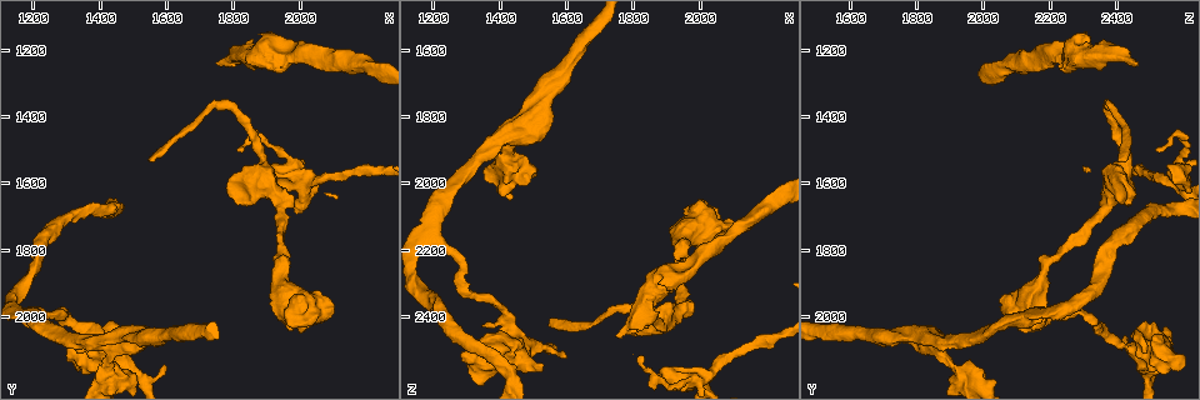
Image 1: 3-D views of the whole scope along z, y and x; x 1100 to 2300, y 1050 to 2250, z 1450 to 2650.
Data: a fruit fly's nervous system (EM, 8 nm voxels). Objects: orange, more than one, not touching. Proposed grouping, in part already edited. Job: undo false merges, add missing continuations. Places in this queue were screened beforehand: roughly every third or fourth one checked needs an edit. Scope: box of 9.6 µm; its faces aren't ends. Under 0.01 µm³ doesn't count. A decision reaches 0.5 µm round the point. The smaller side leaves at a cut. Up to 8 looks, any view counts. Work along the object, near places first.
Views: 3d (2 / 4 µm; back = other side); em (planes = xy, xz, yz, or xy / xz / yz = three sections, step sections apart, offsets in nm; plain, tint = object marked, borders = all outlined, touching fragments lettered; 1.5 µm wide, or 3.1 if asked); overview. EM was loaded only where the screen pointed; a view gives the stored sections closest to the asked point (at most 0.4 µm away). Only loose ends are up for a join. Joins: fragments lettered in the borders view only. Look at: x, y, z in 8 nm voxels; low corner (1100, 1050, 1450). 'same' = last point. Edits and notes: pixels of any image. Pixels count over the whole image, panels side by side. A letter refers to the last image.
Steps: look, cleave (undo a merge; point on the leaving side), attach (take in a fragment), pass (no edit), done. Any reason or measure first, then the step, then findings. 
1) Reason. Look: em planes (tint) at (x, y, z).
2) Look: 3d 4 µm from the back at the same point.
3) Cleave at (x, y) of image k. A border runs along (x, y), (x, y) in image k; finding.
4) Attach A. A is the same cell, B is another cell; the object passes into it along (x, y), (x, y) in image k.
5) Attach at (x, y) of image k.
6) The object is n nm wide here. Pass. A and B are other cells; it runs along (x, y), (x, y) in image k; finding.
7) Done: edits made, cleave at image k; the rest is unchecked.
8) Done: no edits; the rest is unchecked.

Look: em 3.1 µm planes (tint) at (1940, 1680, 2360).

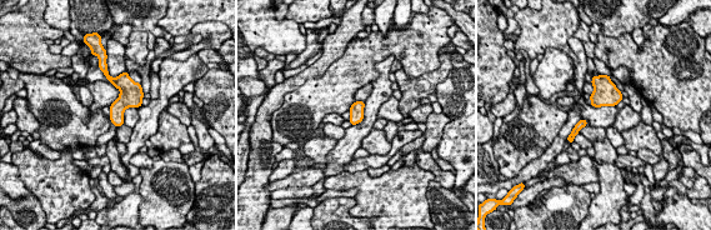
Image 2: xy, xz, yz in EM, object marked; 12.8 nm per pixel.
See the neighbours. Look: em 3.1 µm planes (borders) at the same point.

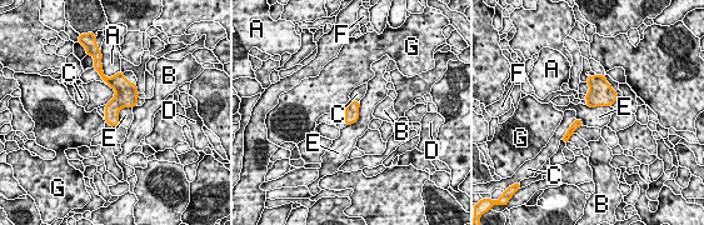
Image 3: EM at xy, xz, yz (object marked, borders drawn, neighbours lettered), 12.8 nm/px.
Pass. A, B, C, D, E, F and G are other cells; a border runs along (575, 119), (562, 138) in image 3; continuous, no second cell.

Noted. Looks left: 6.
Stops while still wide. Look: 3d 2 µm from the back at (1880, 1590, 2580).

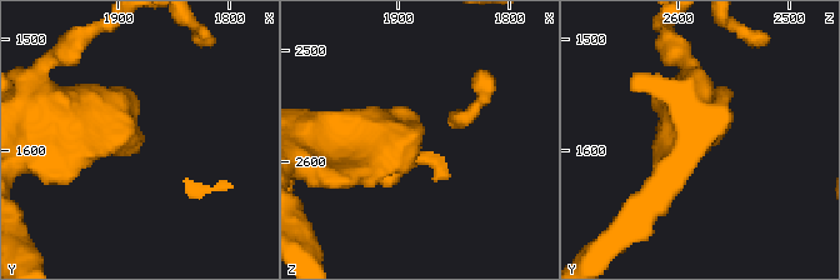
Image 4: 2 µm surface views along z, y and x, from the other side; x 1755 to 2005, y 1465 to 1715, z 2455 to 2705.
Look: em yz step 4 (borders) at (1876, 1592, 2566).

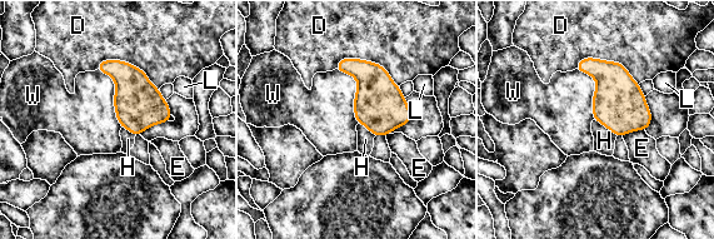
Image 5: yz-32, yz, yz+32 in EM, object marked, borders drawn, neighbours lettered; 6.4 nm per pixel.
Pass. D, E, H, L and W are other cells; a border runs along (335, 64), (379, 63), (399, 86) in image 5; no lettered fragment goes on from it.

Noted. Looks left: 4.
Sharp bend. Look: em planes (borders) at (1780, 1370, 2370).

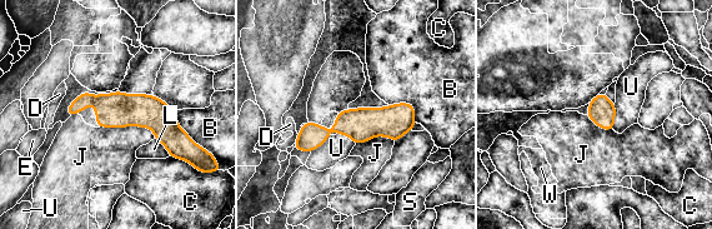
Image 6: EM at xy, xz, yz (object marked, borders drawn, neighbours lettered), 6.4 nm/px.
The object is 220 nm wide here; the longest contact is with B, 380 nm. Pass. B, C, D, E, J, L, S, U and W are other cells; all the same cell.

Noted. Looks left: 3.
Done: no edits; the rest is unchecked.

